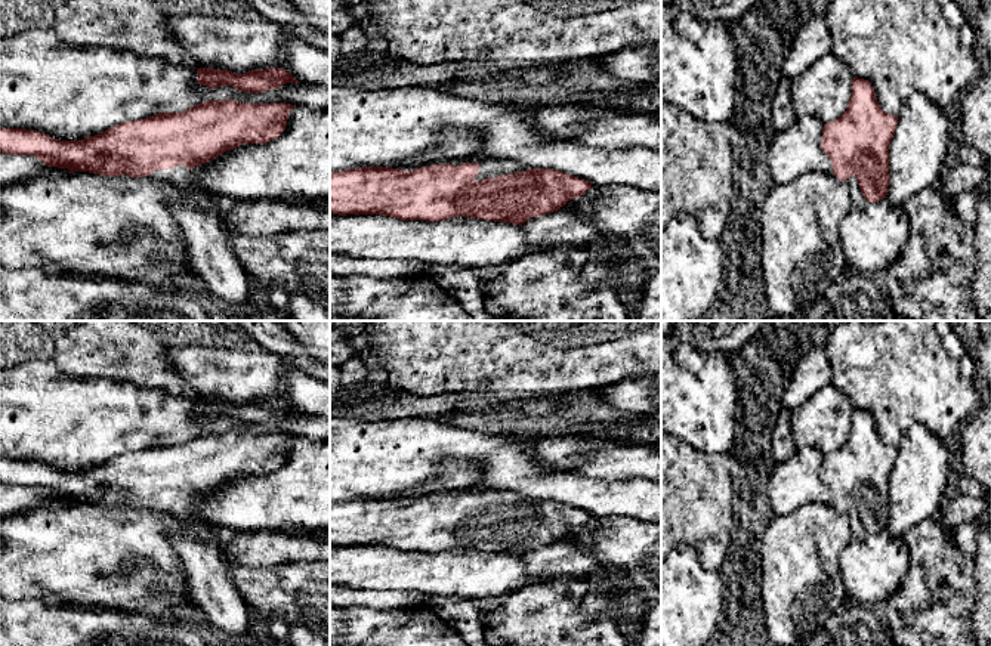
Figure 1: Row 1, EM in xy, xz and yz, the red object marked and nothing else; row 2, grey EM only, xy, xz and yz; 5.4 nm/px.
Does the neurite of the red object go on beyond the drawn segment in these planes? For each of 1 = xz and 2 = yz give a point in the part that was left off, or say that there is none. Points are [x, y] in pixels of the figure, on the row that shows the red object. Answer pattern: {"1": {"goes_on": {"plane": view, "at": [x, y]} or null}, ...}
{"1": {"goes_on": {"plane": "xz", "at": [491, 167]}}, "2": {"goes_on": {"plane": "yz", "at": [858, 200]}}}

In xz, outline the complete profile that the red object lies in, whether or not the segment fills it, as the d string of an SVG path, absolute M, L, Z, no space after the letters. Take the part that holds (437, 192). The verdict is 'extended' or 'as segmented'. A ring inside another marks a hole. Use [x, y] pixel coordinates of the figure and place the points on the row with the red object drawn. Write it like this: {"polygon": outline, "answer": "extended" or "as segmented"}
{"polygon": "M501 158L459 166L435 164L410 171L392 167L359 167L330 173L330 214L382 214L399 220L426 222L461 216L521 226L532 217L561 210L590 188L589 180Z", "answer": "extended"}

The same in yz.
{"polygon": "M858 77L852 80L852 96L846 111L837 120L824 124L821 148L833 164L833 174L848 185L852 207L864 208L868 203L886 198L890 182L889 148L896 124L898 117L885 112L879 105L871 83Z", "answer": "extended"}

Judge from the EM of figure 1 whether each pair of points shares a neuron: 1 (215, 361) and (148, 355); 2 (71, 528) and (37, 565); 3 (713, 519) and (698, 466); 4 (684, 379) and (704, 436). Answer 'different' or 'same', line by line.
1: different
2: same
3: same
4: same

